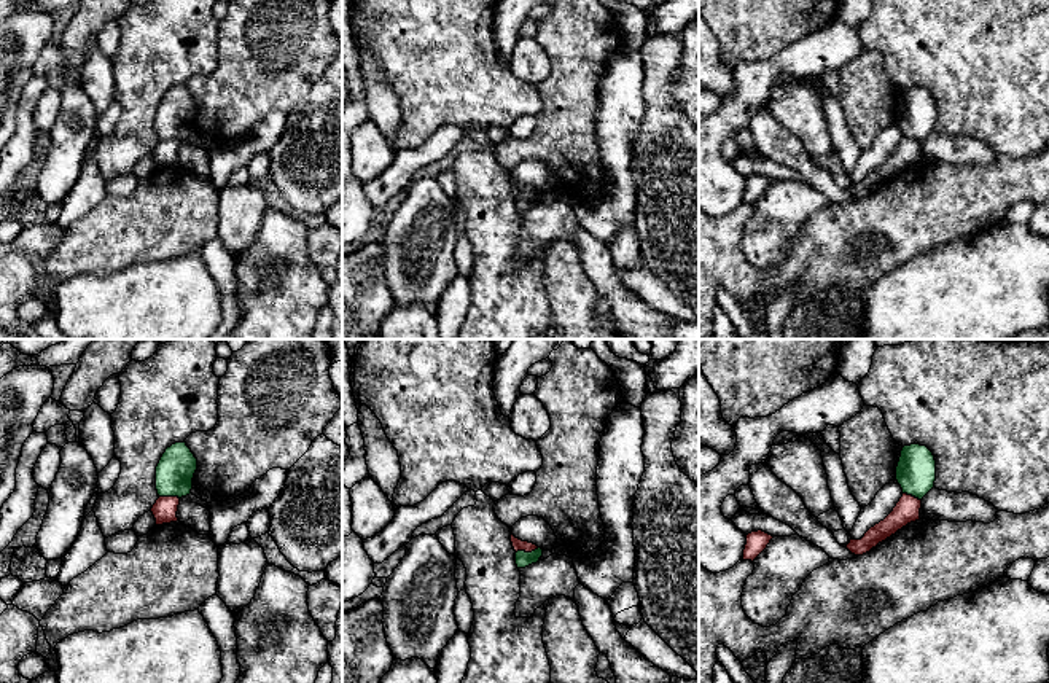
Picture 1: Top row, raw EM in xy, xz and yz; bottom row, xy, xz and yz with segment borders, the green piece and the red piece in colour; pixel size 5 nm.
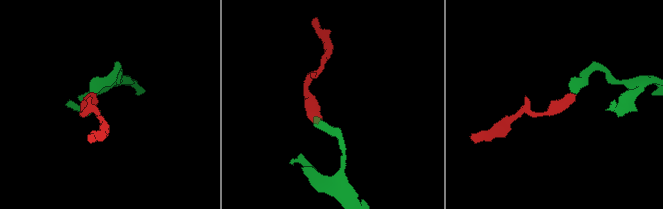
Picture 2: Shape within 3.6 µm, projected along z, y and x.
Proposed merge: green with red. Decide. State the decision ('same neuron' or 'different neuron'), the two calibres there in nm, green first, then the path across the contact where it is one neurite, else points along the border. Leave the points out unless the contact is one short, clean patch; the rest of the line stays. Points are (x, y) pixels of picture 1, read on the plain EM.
different neuron; calibres 80 and 60 nm; border xz (538, 191), (516, 196)

